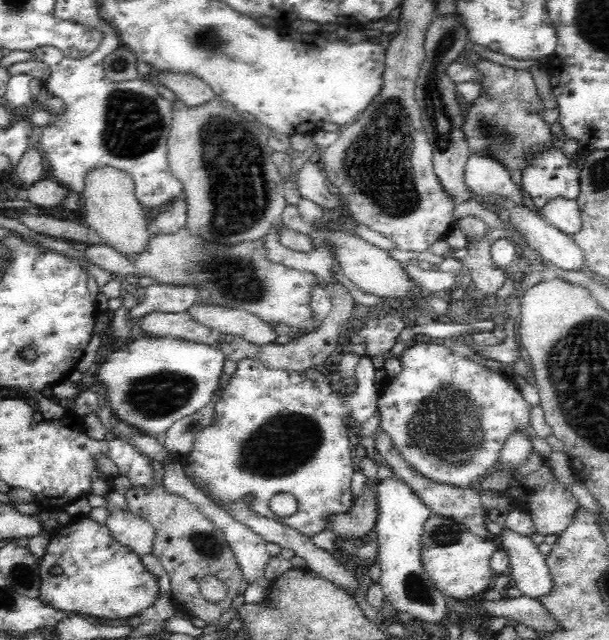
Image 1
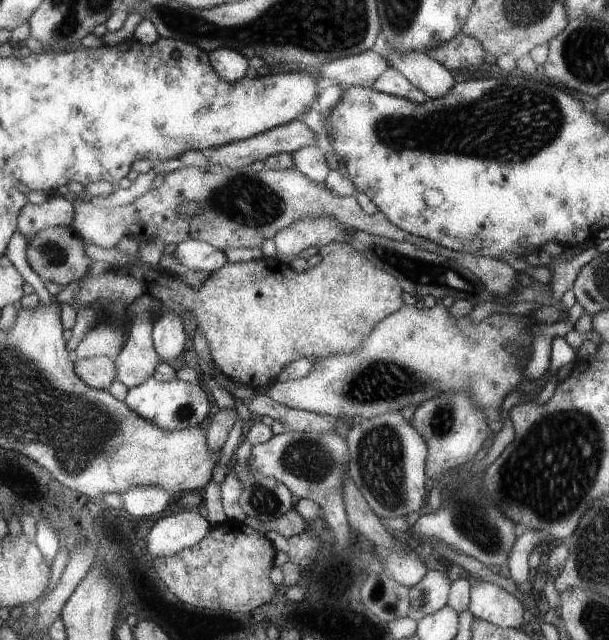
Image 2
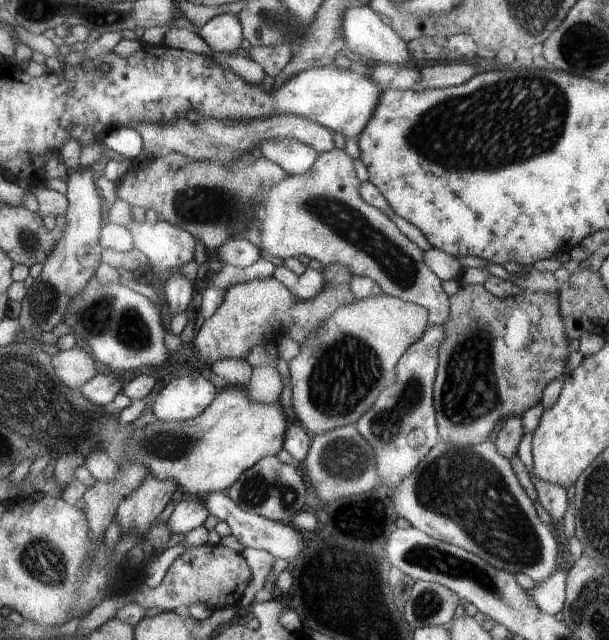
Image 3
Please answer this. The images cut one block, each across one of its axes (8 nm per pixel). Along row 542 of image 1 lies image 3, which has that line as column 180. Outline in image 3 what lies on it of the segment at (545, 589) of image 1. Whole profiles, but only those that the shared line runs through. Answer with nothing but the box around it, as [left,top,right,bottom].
[168,495,209,535]

